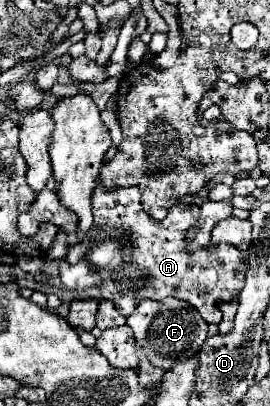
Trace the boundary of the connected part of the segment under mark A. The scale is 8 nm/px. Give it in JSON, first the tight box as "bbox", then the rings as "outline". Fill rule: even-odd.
{"bbox":[86,181,246,325],"outline":[[[98,181],[92,197],[92,207],[96,219],[96,225],[92,229],[94,235],[100,229],[108,233],[118,229],[130,229],[130,241],[136,247],[136,251],[122,255],[122,243],[114,239],[96,239],[96,245],[92,245],[92,249],[86,255],[86,259],[102,271],[102,297],[112,301],[122,315],[130,315],[140,299],[164,299],[172,295],[196,307],[206,323],[218,325],[222,321],[220,305],[236,299],[242,289],[246,273],[246,251],[238,251],[234,245],[228,243],[216,243],[212,247],[206,245],[194,249],[186,247],[184,233],[198,221],[198,205],[178,203],[168,211],[166,219],[156,221],[142,211],[140,191],[136,187],[110,193],[104,191],[104,187]]]}

